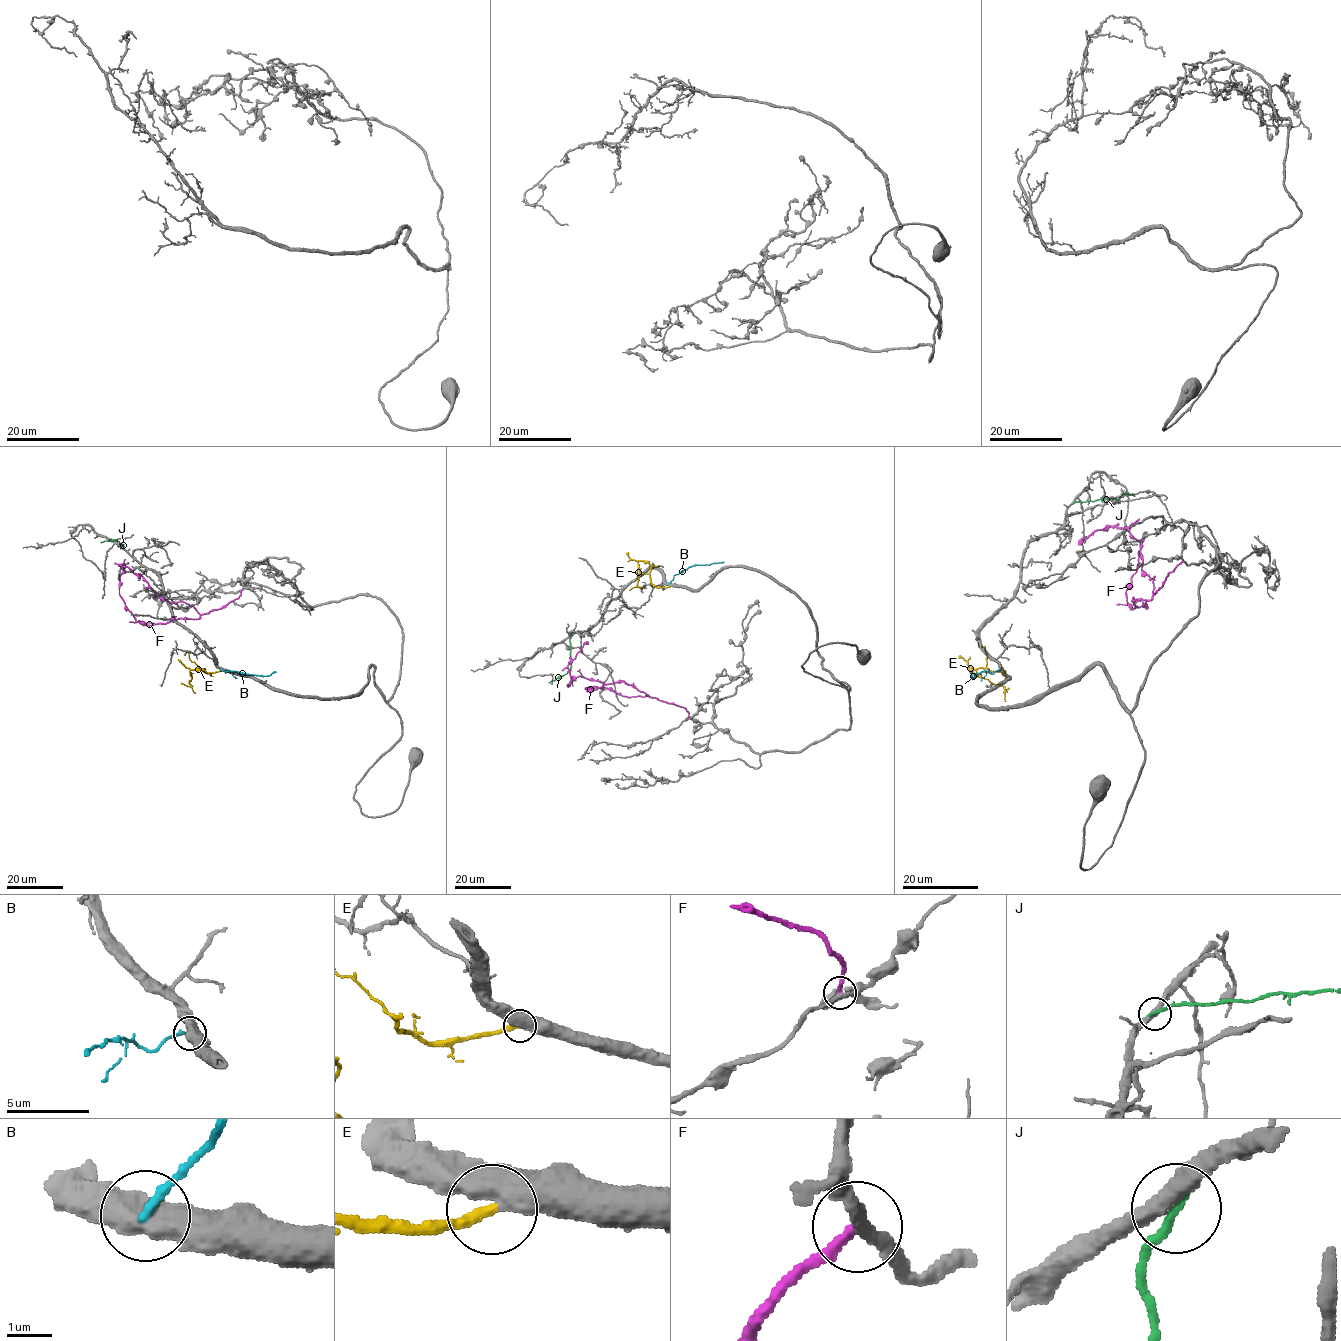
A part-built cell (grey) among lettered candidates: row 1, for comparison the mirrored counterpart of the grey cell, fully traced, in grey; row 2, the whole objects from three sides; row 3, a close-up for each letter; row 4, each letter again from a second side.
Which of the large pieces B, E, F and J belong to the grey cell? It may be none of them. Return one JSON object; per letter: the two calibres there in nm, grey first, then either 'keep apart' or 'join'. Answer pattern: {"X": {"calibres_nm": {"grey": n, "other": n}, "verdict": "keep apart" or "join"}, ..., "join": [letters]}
{"B": {"calibres_nm": {"grey": 550, "other": 200}, "verdict": "keep apart"}, "E": {"calibres_nm": {"grey": 500, "other": 260}, "verdict": "join"}, "F": {"calibres_nm": {"grey": 280, "other": 240}, "verdict": "keep apart"}, "J": {"calibres_nm": {"grey": 340, "other": 200}, "verdict": "keep apart"}, "join": ["E"]}

